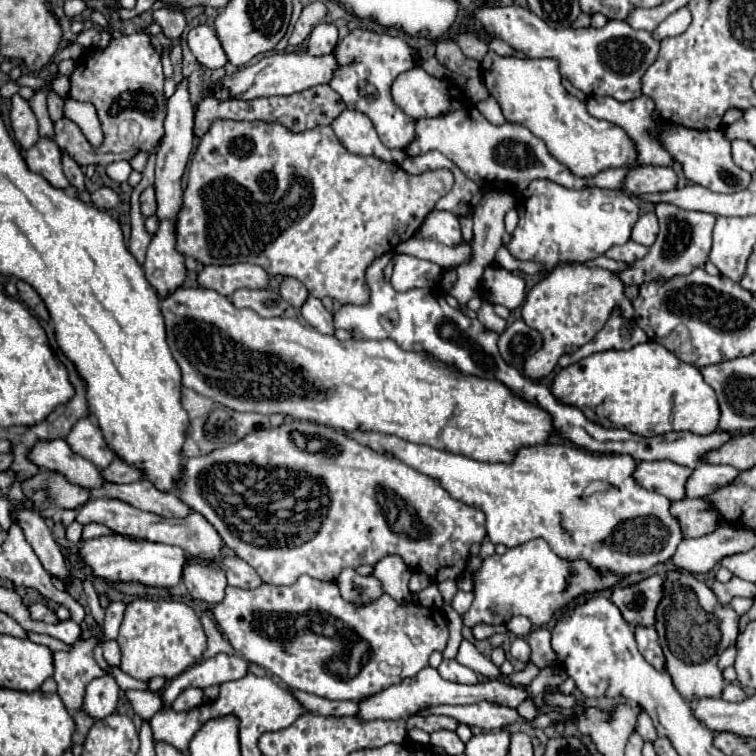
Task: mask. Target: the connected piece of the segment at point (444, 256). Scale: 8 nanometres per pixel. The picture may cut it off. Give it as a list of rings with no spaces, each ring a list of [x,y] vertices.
[[[410,238],[410,240],[402,242],[396,250],[404,252],[404,254],[412,254],[412,256],[428,260],[428,262],[434,262],[434,264],[442,266],[444,270],[456,268],[458,264],[462,264],[470,258],[470,246],[468,244],[448,248],[444,244],[438,244],[432,240],[420,240],[420,238]]]

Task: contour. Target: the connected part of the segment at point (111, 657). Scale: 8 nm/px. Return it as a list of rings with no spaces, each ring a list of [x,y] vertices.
[[[108,640],[103,645],[103,656],[112,668],[120,665],[120,648],[116,640]]]

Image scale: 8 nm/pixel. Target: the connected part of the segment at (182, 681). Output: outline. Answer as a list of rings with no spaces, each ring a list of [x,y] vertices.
[[[216,654],[214,658],[208,658],[192,668],[188,668],[186,672],[182,672],[180,676],[176,676],[174,680],[168,682],[168,686],[164,688],[160,700],[162,700],[162,710],[172,708],[174,698],[184,692],[190,686],[198,686],[198,688],[206,688],[212,684],[222,684],[228,680],[238,680],[242,676],[246,676],[248,672],[248,662],[240,656],[240,654]]]

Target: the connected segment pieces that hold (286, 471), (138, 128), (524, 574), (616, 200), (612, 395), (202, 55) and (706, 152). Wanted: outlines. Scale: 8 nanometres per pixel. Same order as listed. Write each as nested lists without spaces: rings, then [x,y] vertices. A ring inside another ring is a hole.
[[[302,420],[278,428],[254,430],[254,434],[236,444],[188,458],[178,482],[178,494],[190,510],[200,512],[218,530],[224,544],[246,560],[262,582],[274,586],[294,584],[302,574],[332,582],[342,568],[376,564],[388,554],[400,556],[408,568],[424,572],[432,582],[458,580],[466,568],[470,546],[482,542],[486,536],[482,510],[454,500],[434,478],[416,472],[398,458],[372,452],[356,440],[346,438],[340,430]],[[294,432],[324,438],[332,450],[300,450],[292,438]],[[318,518],[324,518],[320,530]],[[310,528],[316,528],[312,538]]]
[[[130,34],[116,36],[104,50],[90,48],[76,64],[76,70],[70,74],[70,96],[80,102],[90,102],[96,108],[100,126],[102,126],[102,146],[94,148],[84,132],[68,118],[54,122],[54,140],[66,150],[80,166],[88,164],[110,164],[116,160],[132,160],[138,152],[152,154],[158,142],[164,136],[164,118],[166,118],[166,96],[164,96],[164,74],[156,48],[150,44],[148,34]]]
[[[530,540],[516,548],[510,548],[506,554],[494,554],[486,558],[476,572],[474,580],[474,602],[472,608],[462,616],[466,626],[488,624],[500,626],[506,624],[512,616],[526,616],[534,626],[544,626],[552,614],[566,606],[570,600],[582,592],[596,592],[602,588],[614,586],[622,576],[604,574],[600,576],[584,560],[564,562],[558,558],[544,540]],[[566,576],[570,576],[570,586],[566,586]]]
[[[534,180],[518,200],[518,226],[506,248],[516,260],[542,264],[550,272],[560,260],[586,262],[614,244],[628,242],[636,220],[638,206],[624,190],[570,190],[550,180]]]
[[[636,344],[630,350],[606,350],[574,362],[554,376],[550,392],[558,402],[576,406],[582,414],[604,426],[624,428],[640,436],[688,430],[710,434],[718,430],[718,402],[714,390],[704,382],[696,366],[680,362],[660,344]]]
[[[198,24],[194,28],[190,28],[188,36],[186,36],[186,42],[192,50],[192,54],[196,56],[196,60],[204,66],[204,68],[222,68],[228,58],[218,42],[218,36],[216,36],[216,30],[206,26],[206,24]]]
[[[666,124],[660,134],[662,144],[684,168],[684,176],[712,192],[740,192],[750,184],[750,174],[738,168],[730,156],[730,140],[722,130],[692,130],[684,126]]]

